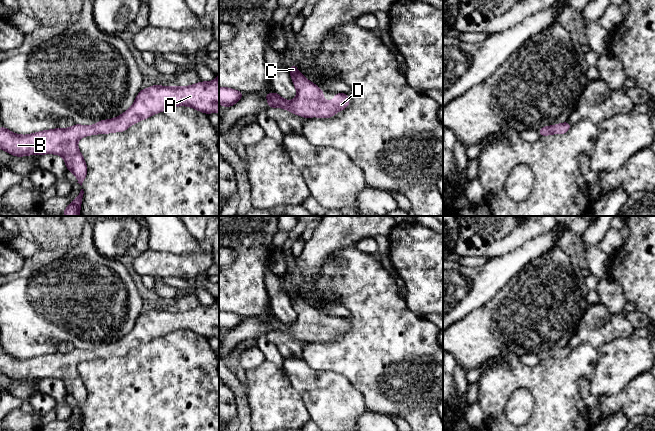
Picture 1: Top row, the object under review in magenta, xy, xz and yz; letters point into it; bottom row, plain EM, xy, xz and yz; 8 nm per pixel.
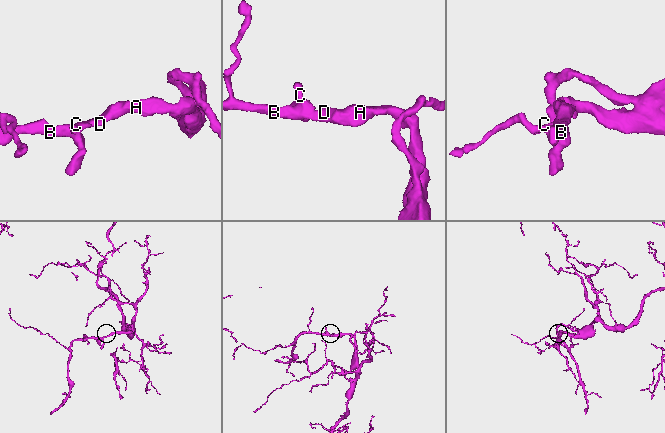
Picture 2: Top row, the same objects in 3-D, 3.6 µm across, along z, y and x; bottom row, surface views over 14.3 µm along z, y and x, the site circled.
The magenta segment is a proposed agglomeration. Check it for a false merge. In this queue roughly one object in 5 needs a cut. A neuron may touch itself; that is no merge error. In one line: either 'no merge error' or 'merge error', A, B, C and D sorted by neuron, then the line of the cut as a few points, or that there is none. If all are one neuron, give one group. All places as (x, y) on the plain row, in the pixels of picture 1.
no merge error | A B C D | no cut

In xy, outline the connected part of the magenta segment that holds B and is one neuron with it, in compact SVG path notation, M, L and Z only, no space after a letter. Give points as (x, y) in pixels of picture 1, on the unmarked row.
M217 299L212 306L200 305L197 308L189 309L187 311L158 310L156 308L148 313L142 313L138 317L133 329L126 336L113 343L101 344L92 350L74 348L72 351L66 353L56 352L32 357L30 359L17 359L1 349L0 373L17 381L26 379L58 378L65 384L68 395L76 399L77 407L82 410L87 398L87 389L77 370L77 366L80 362L93 358L123 356L132 348L138 347L141 344L174 330L190 330L207 339L212 336L219 337L219 299Z

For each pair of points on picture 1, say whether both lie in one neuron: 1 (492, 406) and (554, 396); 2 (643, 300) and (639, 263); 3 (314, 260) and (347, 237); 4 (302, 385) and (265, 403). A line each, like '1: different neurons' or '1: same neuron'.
1: same neuron
2: same neuron
3: same neuron
4: different neurons

